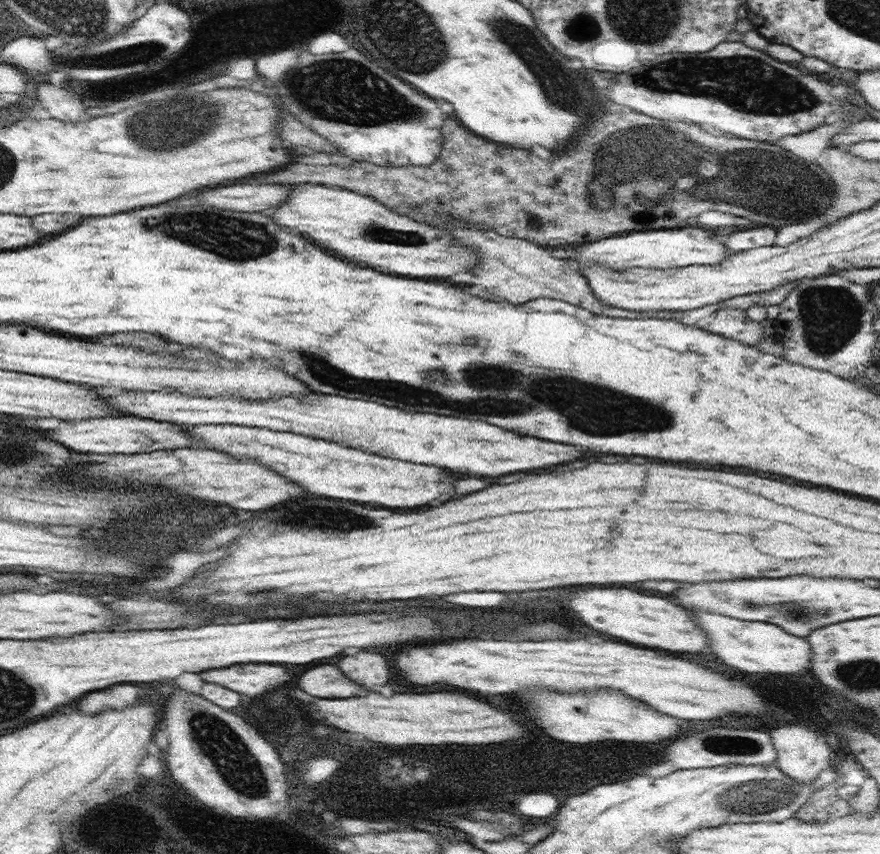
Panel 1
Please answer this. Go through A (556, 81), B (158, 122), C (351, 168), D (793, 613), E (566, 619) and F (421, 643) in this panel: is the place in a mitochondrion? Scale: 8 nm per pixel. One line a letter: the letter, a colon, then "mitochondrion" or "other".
A: mitochondrion
B: mitochondrion
C: other
D: mitochondrion
E: other
F: other

